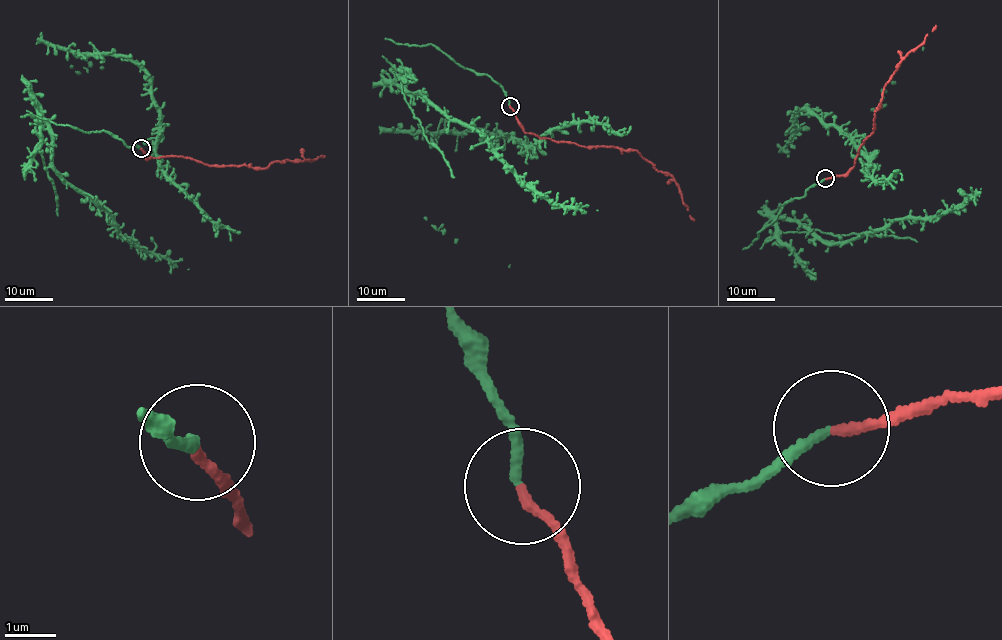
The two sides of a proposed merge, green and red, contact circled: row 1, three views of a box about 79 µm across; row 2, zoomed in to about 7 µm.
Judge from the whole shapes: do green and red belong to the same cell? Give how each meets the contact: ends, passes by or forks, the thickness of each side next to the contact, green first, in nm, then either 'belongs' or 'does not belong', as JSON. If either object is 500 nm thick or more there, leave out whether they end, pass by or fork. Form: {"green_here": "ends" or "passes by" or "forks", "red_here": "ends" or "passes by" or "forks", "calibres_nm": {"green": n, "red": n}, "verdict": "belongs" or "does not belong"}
{"green_here": "ends", "red_here": "ends", "calibres_nm": {"green": 170, "red": 180}, "verdict": "belongs"}

